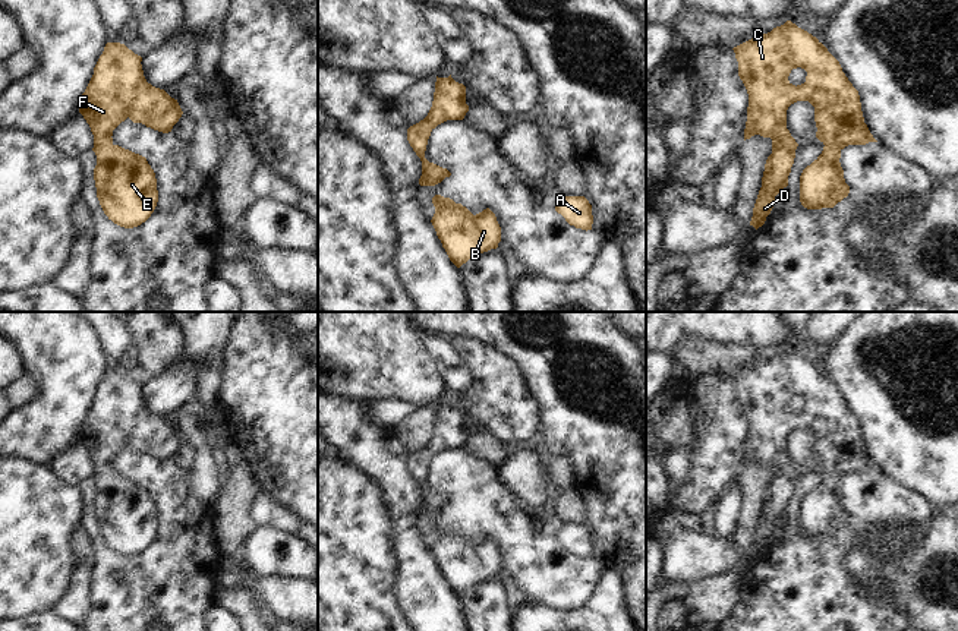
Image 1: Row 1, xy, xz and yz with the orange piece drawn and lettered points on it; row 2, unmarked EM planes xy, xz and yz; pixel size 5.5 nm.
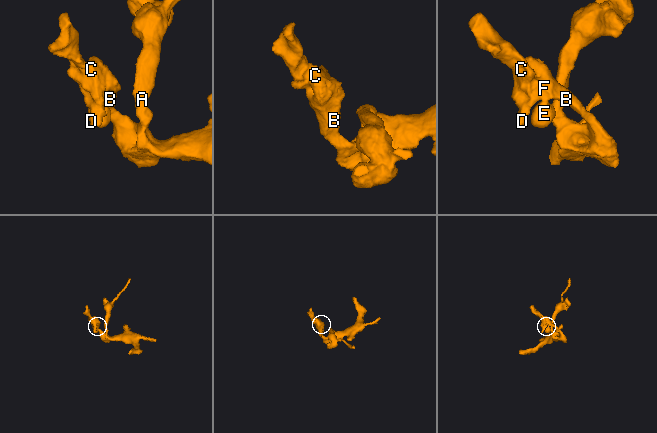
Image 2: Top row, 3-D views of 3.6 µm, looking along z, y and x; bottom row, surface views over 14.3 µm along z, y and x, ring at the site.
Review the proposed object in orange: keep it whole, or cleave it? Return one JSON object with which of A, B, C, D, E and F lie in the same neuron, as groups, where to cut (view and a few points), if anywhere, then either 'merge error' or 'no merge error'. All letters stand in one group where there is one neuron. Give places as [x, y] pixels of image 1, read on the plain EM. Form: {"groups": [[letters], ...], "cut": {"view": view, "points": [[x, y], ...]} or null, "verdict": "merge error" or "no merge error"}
{"groups": [["A", "B", "C", "D", "E", "F"]], "cut": null, "verdict": "no merge error"}

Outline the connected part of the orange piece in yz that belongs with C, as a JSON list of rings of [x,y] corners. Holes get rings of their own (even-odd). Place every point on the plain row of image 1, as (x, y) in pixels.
[[[791,348],[768,362],[732,376],[738,389],[738,404],[749,422],[744,468],[754,463],[772,467],[772,482],[768,485],[750,553],[762,555],[771,542],[775,524],[788,514],[788,504],[798,471],[787,457],[787,438],[797,429],[809,429],[814,435],[816,466],[825,473],[822,482],[807,493],[800,504],[800,530],[807,537],[833,536],[850,521],[839,486],[848,473],[877,470],[864,451],[858,419],[848,408],[839,389],[812,362]],[[792,397],[807,400],[806,410],[792,413],[788,404]]]

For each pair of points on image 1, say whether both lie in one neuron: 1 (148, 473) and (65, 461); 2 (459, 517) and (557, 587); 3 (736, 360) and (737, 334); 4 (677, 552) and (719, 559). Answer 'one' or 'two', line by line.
1: two
2: one
3: two
4: one

